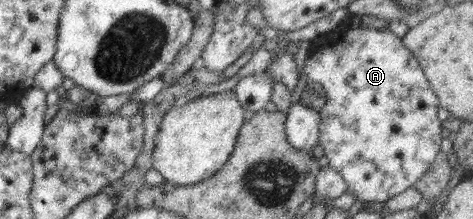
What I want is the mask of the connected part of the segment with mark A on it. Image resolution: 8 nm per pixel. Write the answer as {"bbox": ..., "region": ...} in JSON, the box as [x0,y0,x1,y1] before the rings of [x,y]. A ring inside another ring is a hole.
{"bbox":[300,24,443,202],"region":[[[362,24],[357,26],[357,29],[351,29],[351,31],[343,33],[343,35],[339,33],[338,29],[335,29],[335,33],[329,33],[328,35],[331,39],[329,39],[327,57],[325,57],[325,35],[320,35],[312,42],[303,70],[300,72],[302,84],[306,83],[306,81],[314,81],[323,88],[327,96],[325,104],[318,111],[320,115],[318,144],[321,145],[324,155],[329,159],[328,165],[335,169],[345,180],[348,193],[353,195],[355,199],[364,202],[387,201],[398,193],[411,188],[417,180],[421,179],[431,169],[431,164],[441,153],[441,140],[443,139],[441,138],[441,131],[443,131],[443,127],[441,125],[442,121],[437,118],[437,111],[440,108],[439,98],[427,81],[423,67],[418,63],[418,59],[403,45],[402,39],[389,29],[386,31],[365,29],[365,24]]]}

